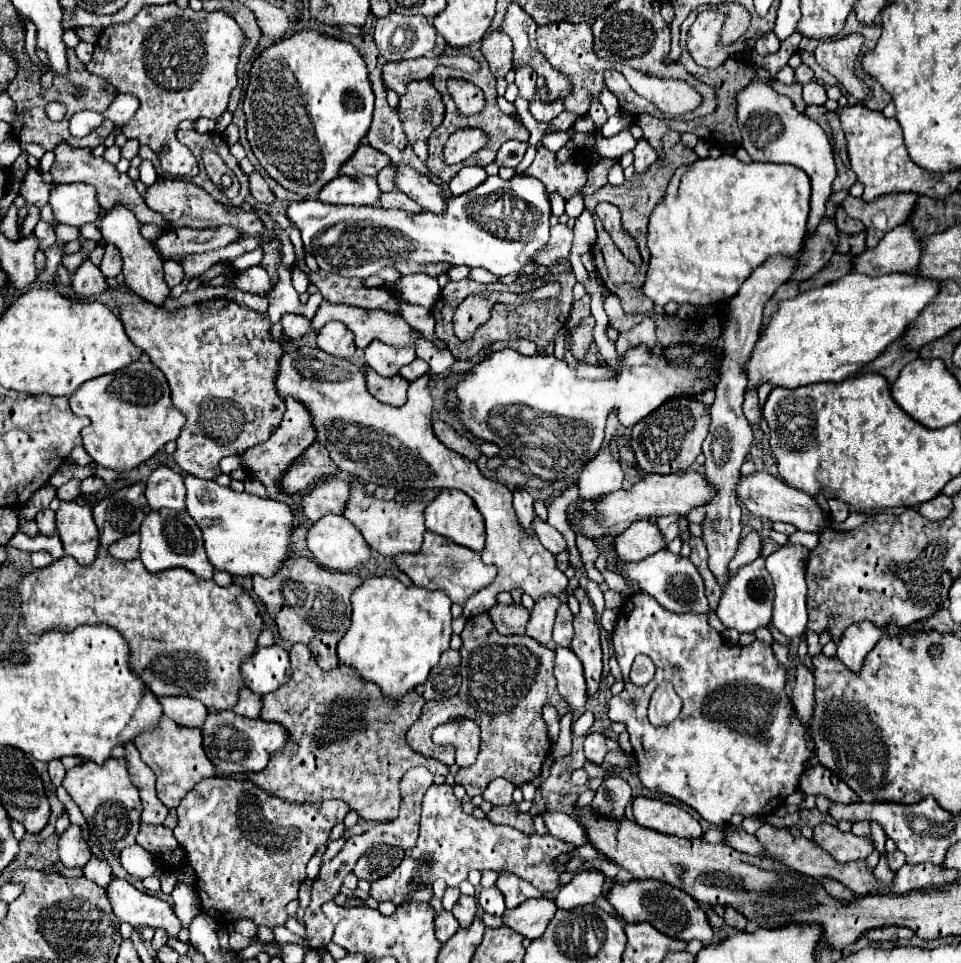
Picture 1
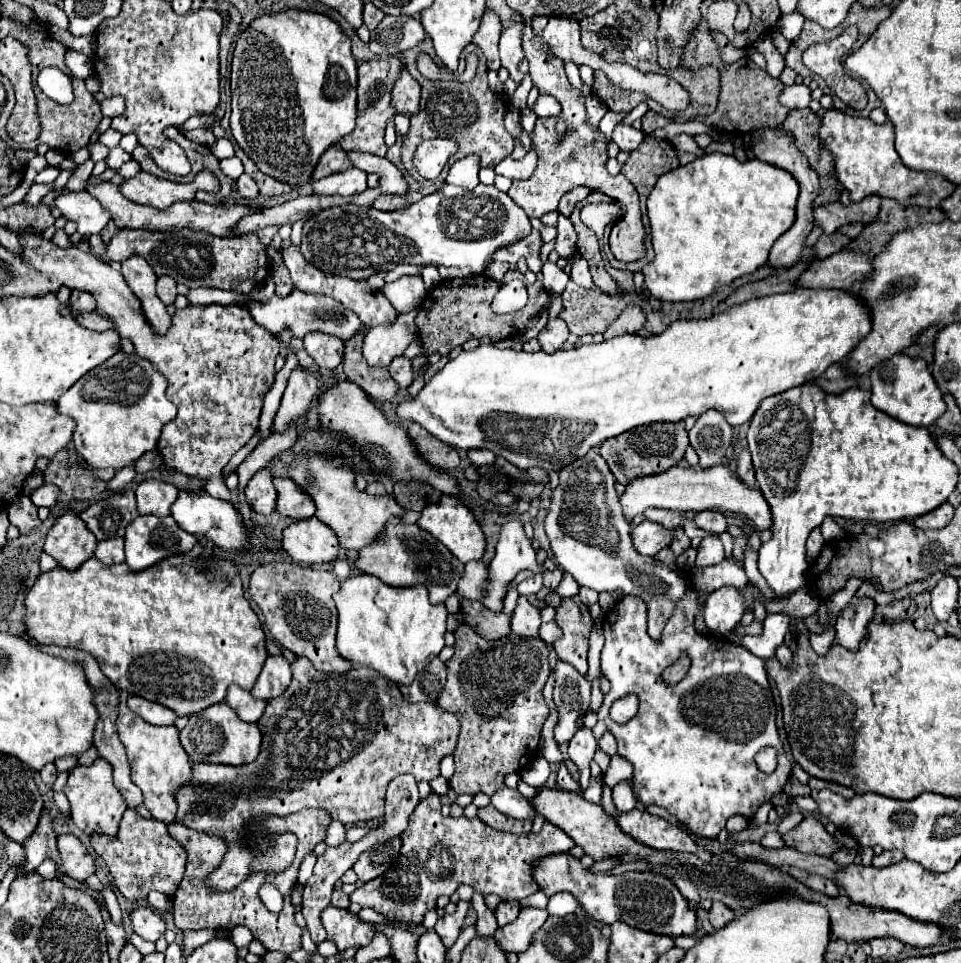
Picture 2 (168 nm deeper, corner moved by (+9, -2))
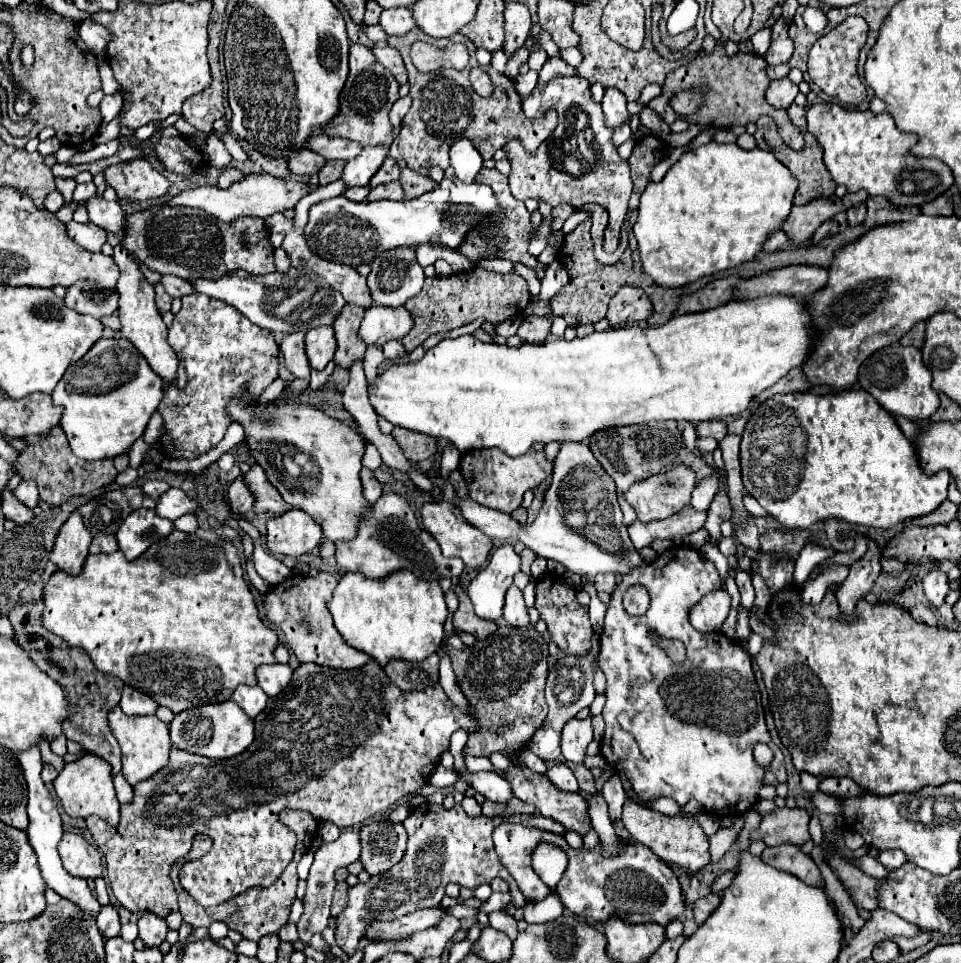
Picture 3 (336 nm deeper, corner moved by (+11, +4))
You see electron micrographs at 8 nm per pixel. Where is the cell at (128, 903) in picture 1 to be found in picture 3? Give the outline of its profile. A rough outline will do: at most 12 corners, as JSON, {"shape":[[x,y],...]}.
{"shape":[[144,912],[138,920],[146,946],[160,946],[168,926],[162,916]]}

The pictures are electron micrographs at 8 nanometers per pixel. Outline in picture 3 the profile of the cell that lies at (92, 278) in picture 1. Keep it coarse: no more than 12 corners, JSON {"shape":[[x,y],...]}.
{"shape":[[94,282],[66,288],[66,306],[94,318],[118,310],[118,292]]}

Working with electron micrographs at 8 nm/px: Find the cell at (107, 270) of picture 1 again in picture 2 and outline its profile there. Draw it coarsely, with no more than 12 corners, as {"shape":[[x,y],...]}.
{"shape":[[120,230],[106,262],[144,256],[188,288],[250,292],[272,272],[256,234]]}

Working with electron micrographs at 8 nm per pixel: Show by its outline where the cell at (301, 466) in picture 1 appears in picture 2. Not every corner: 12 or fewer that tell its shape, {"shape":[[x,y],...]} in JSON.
{"shape":[[262,468],[246,486],[258,514],[272,514],[278,492],[274,474]]}

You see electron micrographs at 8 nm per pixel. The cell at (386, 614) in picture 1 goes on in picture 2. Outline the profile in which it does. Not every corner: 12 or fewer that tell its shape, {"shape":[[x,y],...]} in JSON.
{"shape":[[354,574],[334,594],[338,654],[396,684],[444,648],[426,586]]}

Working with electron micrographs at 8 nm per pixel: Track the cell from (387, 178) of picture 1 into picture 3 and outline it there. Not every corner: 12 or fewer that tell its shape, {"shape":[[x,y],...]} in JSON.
{"shape":[[386,158],[372,176],[370,186],[398,180],[400,166],[394,158]]}

